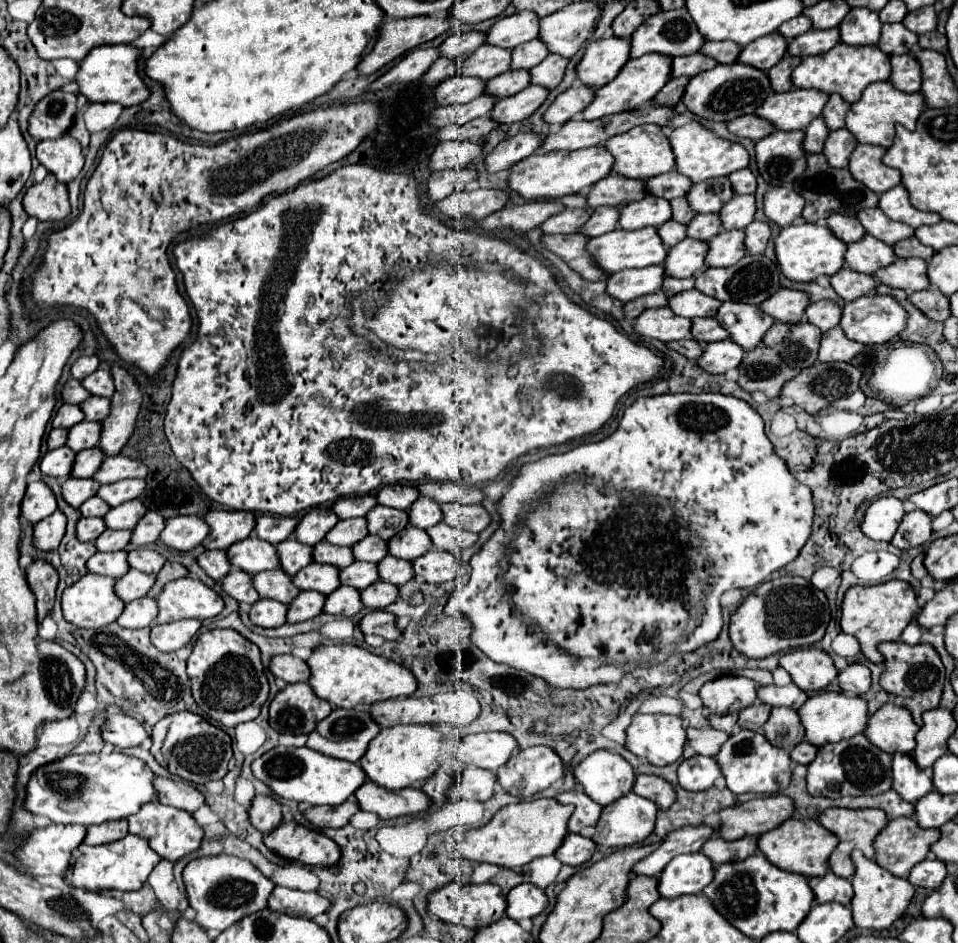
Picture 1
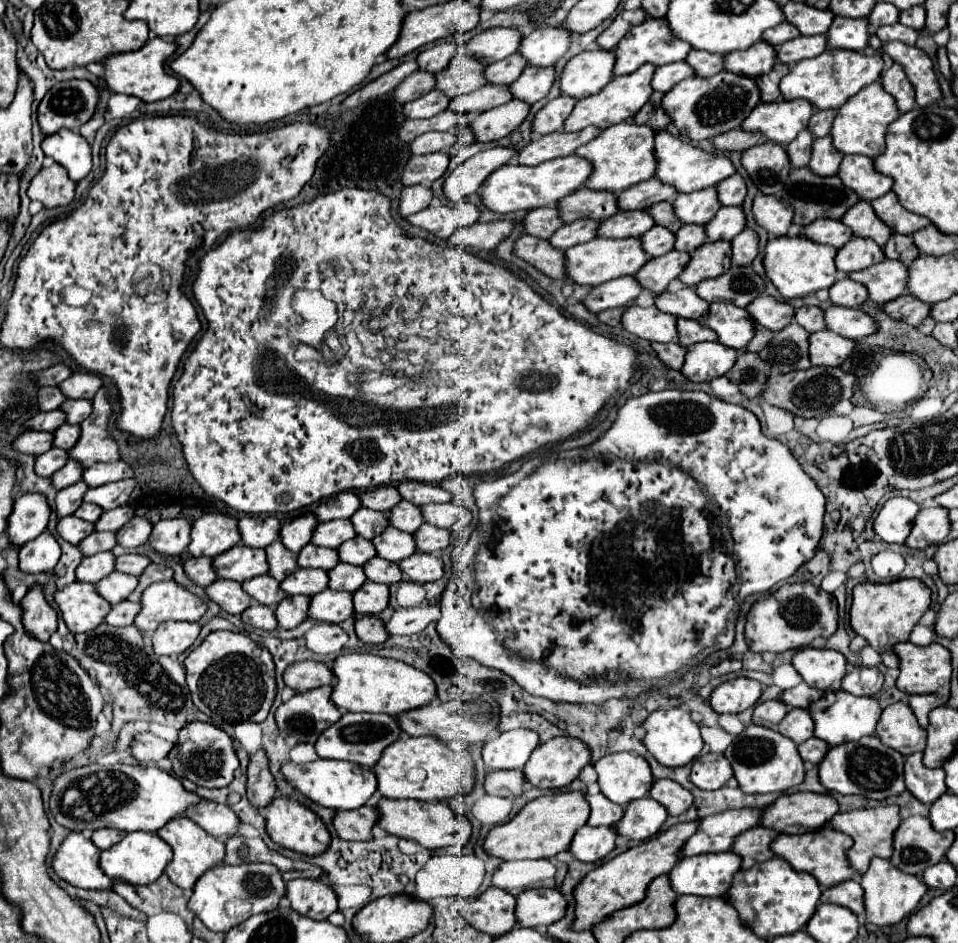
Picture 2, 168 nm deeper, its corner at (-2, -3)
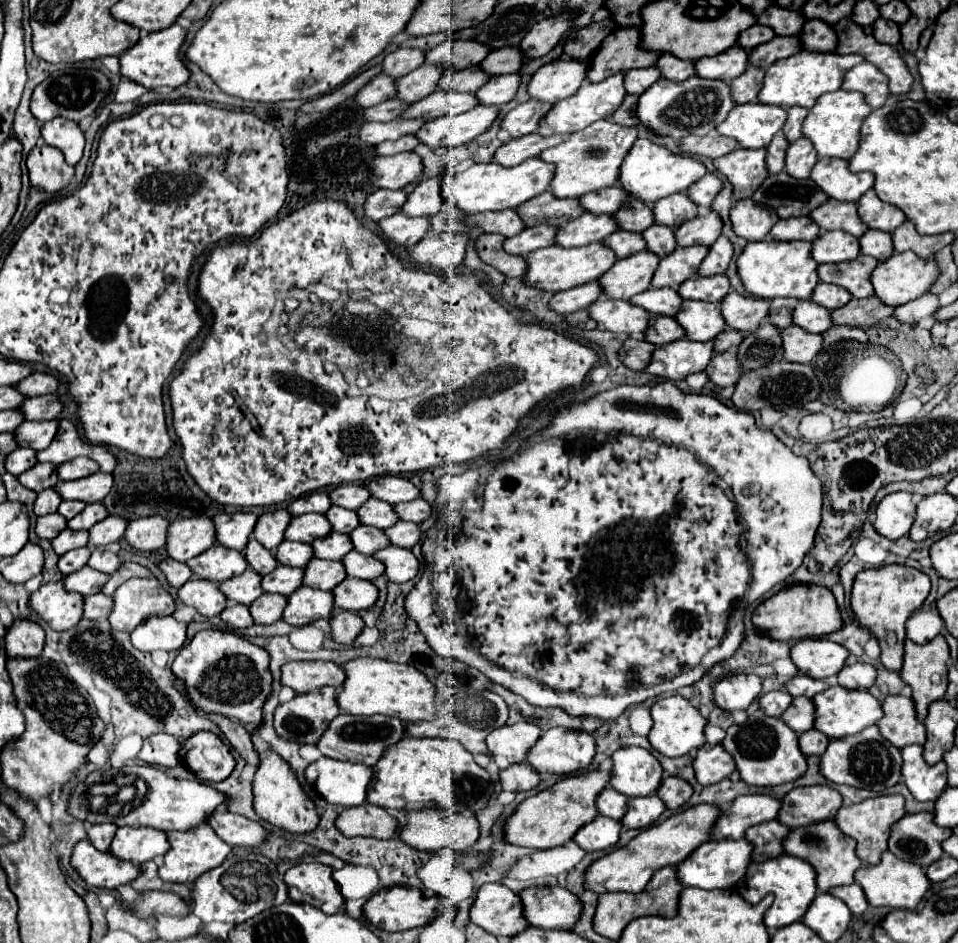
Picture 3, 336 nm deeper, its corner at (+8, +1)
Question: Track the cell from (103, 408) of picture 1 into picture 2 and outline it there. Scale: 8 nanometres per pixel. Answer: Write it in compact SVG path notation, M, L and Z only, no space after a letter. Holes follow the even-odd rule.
M67 399L61 405L61 411L67 413L67 423L77 425L91 413L91 401L87 401L87 399Z

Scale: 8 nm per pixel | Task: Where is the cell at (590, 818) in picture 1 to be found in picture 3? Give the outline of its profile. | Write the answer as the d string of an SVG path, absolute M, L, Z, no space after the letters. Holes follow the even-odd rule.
M607 787L597 795L595 807L597 807L599 815L611 817L611 819L621 819L627 811L627 799L621 797L621 793L613 793L613 789Z

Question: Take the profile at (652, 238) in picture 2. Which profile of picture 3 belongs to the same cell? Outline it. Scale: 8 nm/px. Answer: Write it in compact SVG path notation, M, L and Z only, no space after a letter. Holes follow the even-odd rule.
M617 231L613 237L605 237L605 245L613 245L613 251L617 257L629 257L637 251L645 249L645 239L641 233L629 233L629 231Z

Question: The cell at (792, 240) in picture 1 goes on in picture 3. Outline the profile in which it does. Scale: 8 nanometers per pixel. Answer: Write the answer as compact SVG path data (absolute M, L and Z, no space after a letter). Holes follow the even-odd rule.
M753 241L747 243L737 259L737 271L745 289L753 297L775 299L775 297L795 297L809 299L819 283L817 267L819 263L811 257L813 243L809 241Z

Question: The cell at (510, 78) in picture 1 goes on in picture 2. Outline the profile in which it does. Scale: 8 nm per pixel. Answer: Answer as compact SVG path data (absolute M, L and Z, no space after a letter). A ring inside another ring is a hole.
M483 85L471 93L465 93L461 97L453 97L449 103L449 111L459 113L461 117L479 115L483 111L489 111L493 107L499 107L511 99L509 87L495 87L495 85Z

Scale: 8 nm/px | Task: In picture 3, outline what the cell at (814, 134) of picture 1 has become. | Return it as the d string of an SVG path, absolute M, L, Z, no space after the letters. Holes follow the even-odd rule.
M777 133L777 137L773 137L773 141L767 147L767 171L769 173L781 173L785 169L785 153L787 153L789 141L785 137L785 133Z

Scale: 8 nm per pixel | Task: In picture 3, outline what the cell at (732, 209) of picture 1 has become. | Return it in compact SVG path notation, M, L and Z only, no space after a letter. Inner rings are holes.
M711 211L707 215L699 215L691 221L685 221L681 227L677 227L677 243L681 247L689 247L689 245L713 245L717 241L717 237L721 235L723 229L723 221L719 217L719 213Z

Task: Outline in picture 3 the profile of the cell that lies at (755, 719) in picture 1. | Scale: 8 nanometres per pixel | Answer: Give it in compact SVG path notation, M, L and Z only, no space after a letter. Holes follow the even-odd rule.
M783 689L779 691L771 691L759 697L759 709L767 715L767 717L781 717L781 713L789 707L789 701L793 697L789 697L789 693L785 693Z

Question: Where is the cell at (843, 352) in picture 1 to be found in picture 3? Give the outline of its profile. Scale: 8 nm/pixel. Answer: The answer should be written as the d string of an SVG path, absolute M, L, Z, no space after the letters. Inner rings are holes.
M791 325L789 329L781 331L783 337L783 349L785 359L795 363L811 363L811 359L821 351L823 337L809 333L797 325Z

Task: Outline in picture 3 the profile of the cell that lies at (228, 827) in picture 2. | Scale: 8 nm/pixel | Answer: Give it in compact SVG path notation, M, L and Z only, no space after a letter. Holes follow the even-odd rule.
M213 811L207 823L229 845L255 847L263 843L263 839L267 837L267 831L257 821L251 821L247 817L241 817L229 811Z

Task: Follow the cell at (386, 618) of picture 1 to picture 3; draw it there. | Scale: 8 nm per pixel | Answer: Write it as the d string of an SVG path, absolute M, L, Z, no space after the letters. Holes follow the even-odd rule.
M341 611L339 615L331 617L333 641L343 643L343 645L351 645L359 637L363 627L365 627L363 619L355 613L349 613L349 611Z

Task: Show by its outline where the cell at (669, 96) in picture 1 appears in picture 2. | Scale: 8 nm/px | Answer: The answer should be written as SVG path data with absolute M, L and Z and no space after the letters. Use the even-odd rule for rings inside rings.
M653 93L651 99L647 101L647 105L643 105L643 109L639 109L639 113L635 113L635 123L639 125L647 125L653 131L661 131L663 127L669 125L669 117L665 115L665 111L661 109L661 93Z

